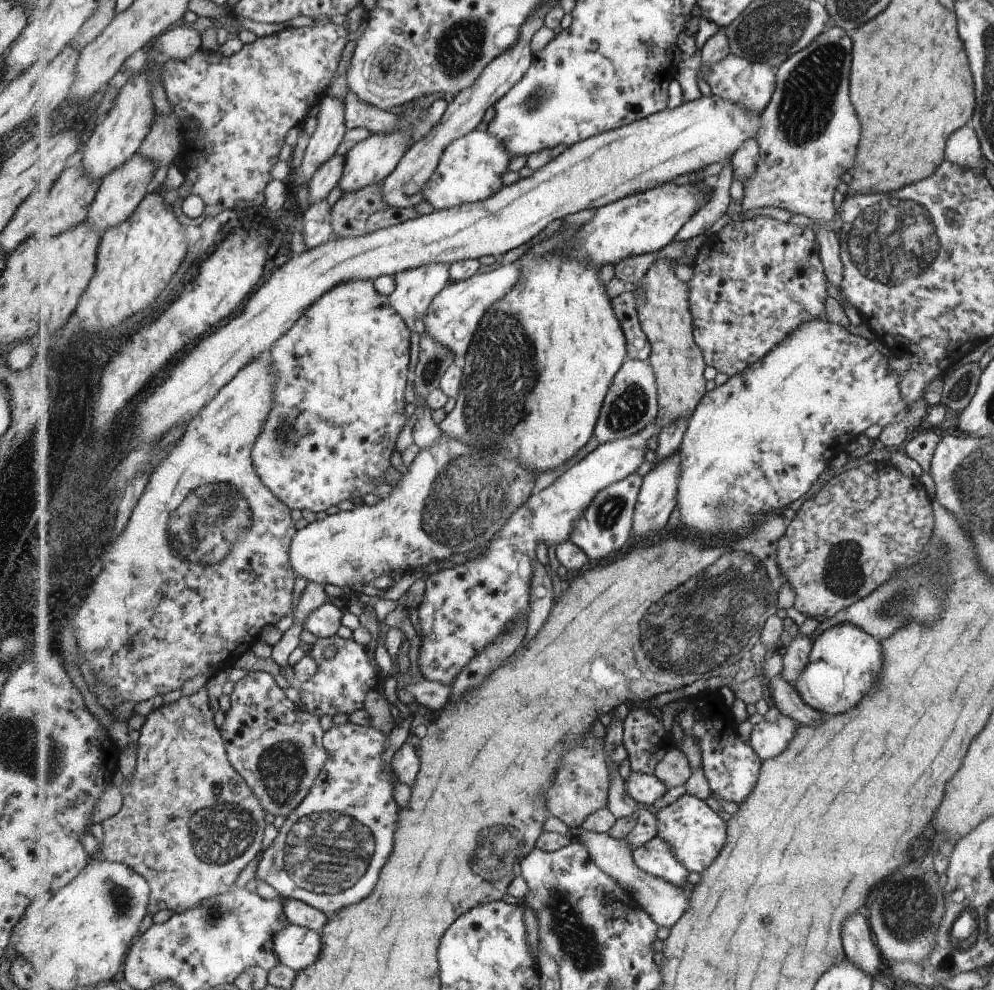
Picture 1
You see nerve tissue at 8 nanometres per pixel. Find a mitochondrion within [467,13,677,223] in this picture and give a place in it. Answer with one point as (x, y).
(540, 95)

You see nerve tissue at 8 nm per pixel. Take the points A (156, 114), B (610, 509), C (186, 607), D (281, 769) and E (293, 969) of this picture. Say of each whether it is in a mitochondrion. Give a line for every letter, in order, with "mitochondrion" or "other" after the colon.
A: other
B: mitochondrion
C: other
D: mitochondrion
E: other

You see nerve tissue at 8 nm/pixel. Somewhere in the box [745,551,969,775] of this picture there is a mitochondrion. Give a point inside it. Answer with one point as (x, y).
(895, 607)

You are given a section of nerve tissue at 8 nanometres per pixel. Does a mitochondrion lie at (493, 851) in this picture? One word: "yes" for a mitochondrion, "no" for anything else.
yes

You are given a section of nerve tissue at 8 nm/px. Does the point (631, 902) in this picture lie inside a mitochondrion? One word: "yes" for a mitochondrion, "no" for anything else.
no

